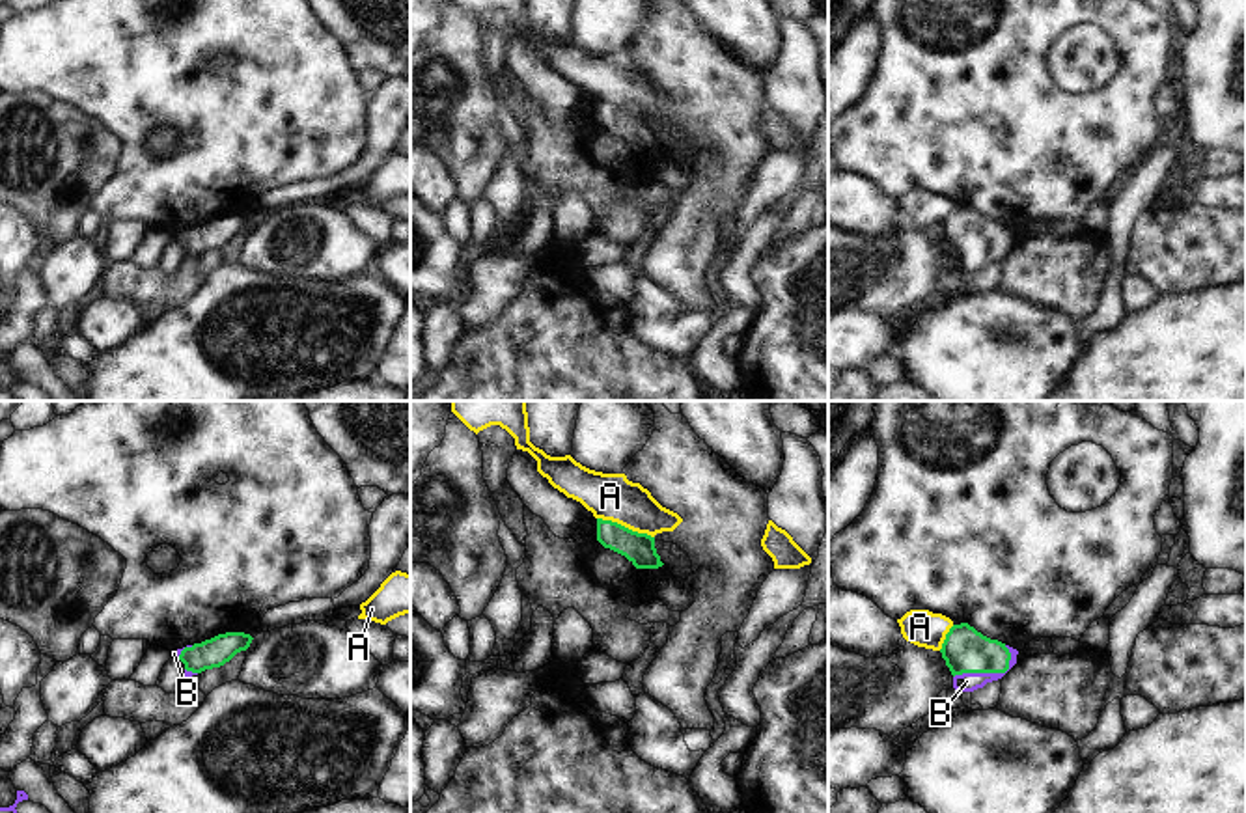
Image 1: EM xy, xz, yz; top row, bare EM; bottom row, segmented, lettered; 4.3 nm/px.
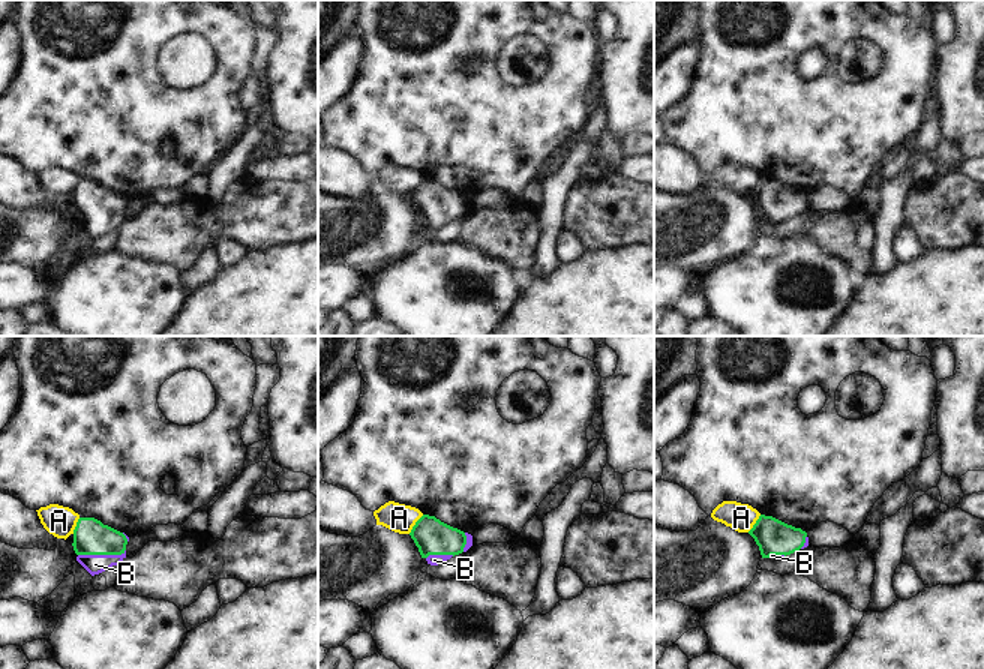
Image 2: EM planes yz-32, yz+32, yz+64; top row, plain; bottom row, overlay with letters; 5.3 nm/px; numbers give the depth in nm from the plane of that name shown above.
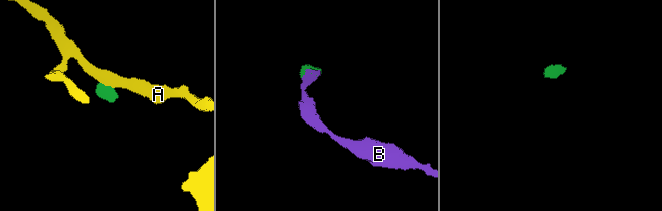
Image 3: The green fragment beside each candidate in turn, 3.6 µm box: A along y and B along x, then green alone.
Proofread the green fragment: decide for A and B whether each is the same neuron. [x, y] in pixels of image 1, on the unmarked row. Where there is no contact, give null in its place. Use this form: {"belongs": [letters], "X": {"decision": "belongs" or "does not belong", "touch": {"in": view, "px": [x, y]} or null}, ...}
{"belongs": ["B"], "A": {"decision": "does not belong", "touch": {"in": "xz", "px": [623, 109]}}, "B": {"decision": "belongs", "touch": {"in": "yz", "px": [987, 254]}}}

